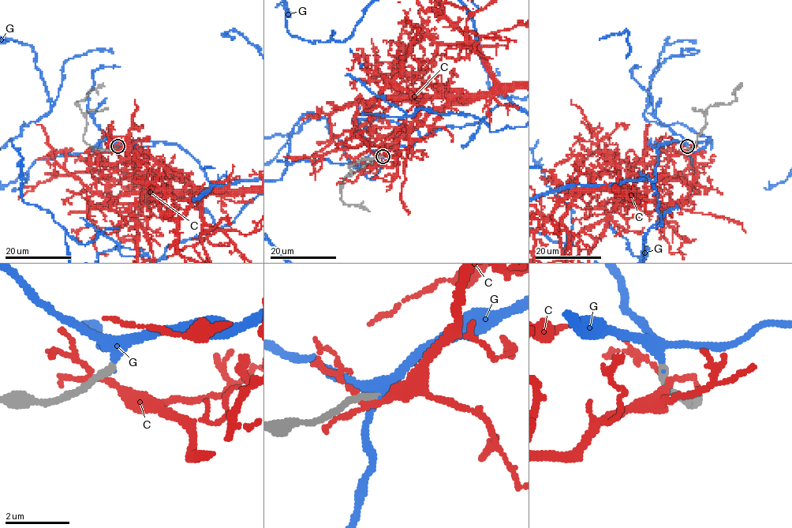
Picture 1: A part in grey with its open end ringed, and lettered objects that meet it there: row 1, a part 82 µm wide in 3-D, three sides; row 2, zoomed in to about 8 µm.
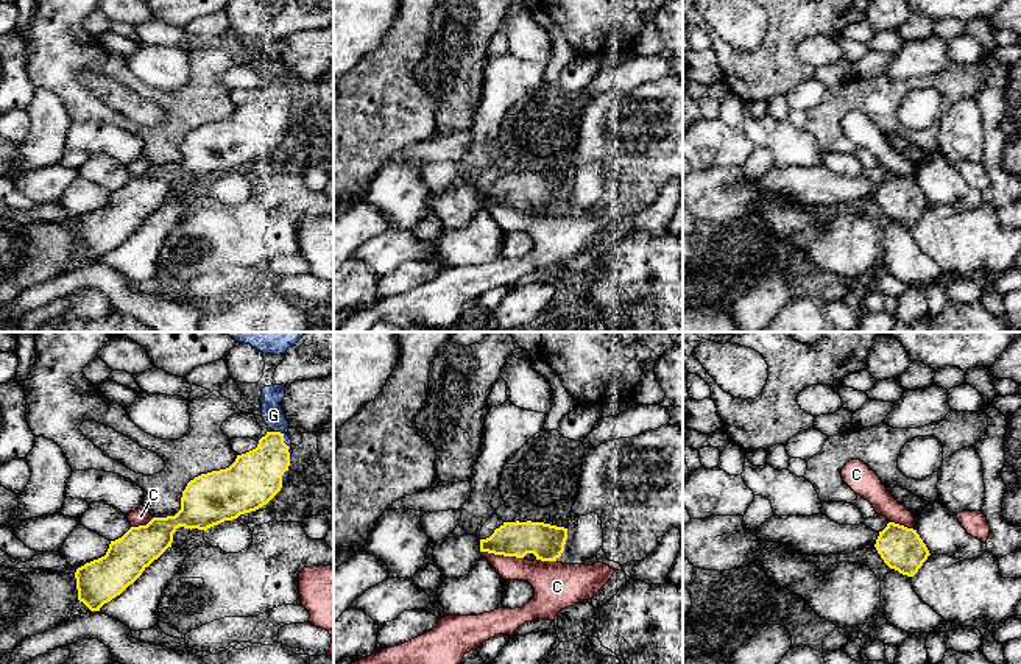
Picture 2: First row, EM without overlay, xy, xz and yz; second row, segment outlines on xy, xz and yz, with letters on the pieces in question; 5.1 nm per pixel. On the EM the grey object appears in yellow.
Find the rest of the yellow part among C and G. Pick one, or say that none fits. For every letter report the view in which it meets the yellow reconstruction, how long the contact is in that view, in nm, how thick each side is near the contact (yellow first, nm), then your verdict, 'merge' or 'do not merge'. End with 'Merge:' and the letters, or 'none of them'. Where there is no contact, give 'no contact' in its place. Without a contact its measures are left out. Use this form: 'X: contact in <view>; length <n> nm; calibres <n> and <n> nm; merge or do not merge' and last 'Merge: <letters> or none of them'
C: contact in xz; length 220 nm; calibres 180 and 160 nm; do not merge
G: contact in xy; length 160 nm; calibres 280 and 110 nm; merge
Merge: G

